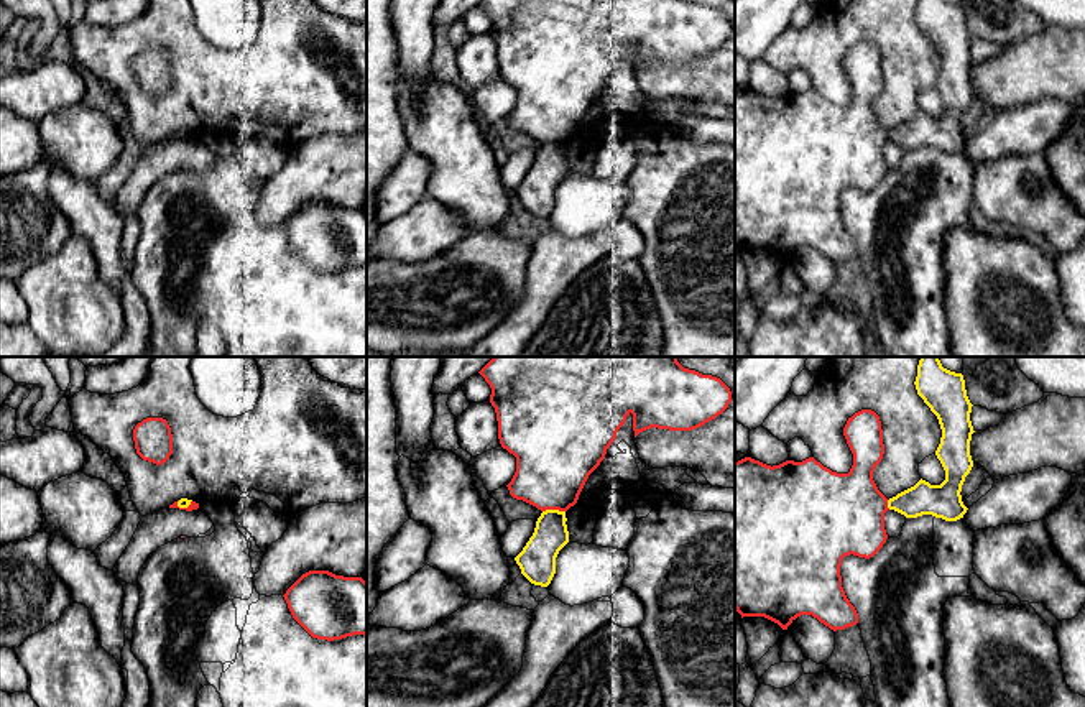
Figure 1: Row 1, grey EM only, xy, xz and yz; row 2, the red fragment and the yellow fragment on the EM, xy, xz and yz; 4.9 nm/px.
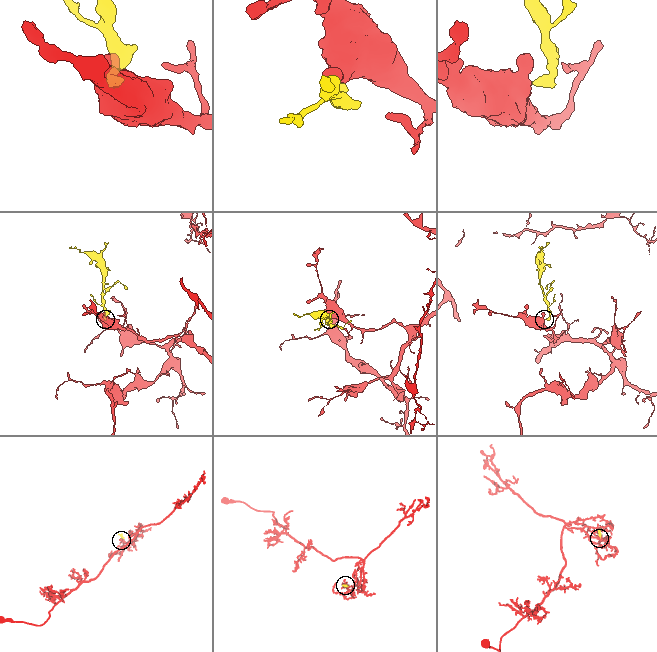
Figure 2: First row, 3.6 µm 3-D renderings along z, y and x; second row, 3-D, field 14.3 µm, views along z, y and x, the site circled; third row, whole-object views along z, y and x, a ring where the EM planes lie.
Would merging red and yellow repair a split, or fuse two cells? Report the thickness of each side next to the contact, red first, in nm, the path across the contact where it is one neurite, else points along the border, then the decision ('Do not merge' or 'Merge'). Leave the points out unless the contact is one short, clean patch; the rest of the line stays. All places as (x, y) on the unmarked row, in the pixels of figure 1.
Thickness 380 nm (red) against 170 nm. Do not merge

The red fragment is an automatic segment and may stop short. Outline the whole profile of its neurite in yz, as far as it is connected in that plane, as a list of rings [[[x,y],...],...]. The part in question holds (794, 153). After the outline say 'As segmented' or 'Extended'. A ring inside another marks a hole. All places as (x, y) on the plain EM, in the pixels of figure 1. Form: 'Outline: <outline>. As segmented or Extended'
Outline: [[[861,41],[848,49],[843,67],[853,85],[848,105],[837,105],[814,89],[766,97],[751,89],[735,94],[735,242],[743,248],[764,248],[783,261],[801,247],[812,247],[830,261],[858,255],[858,245],[842,219],[840,197],[845,187],[870,191],[886,174],[884,145],[888,130],[878,122],[873,104],[884,85],[880,48]]]. As segmented

